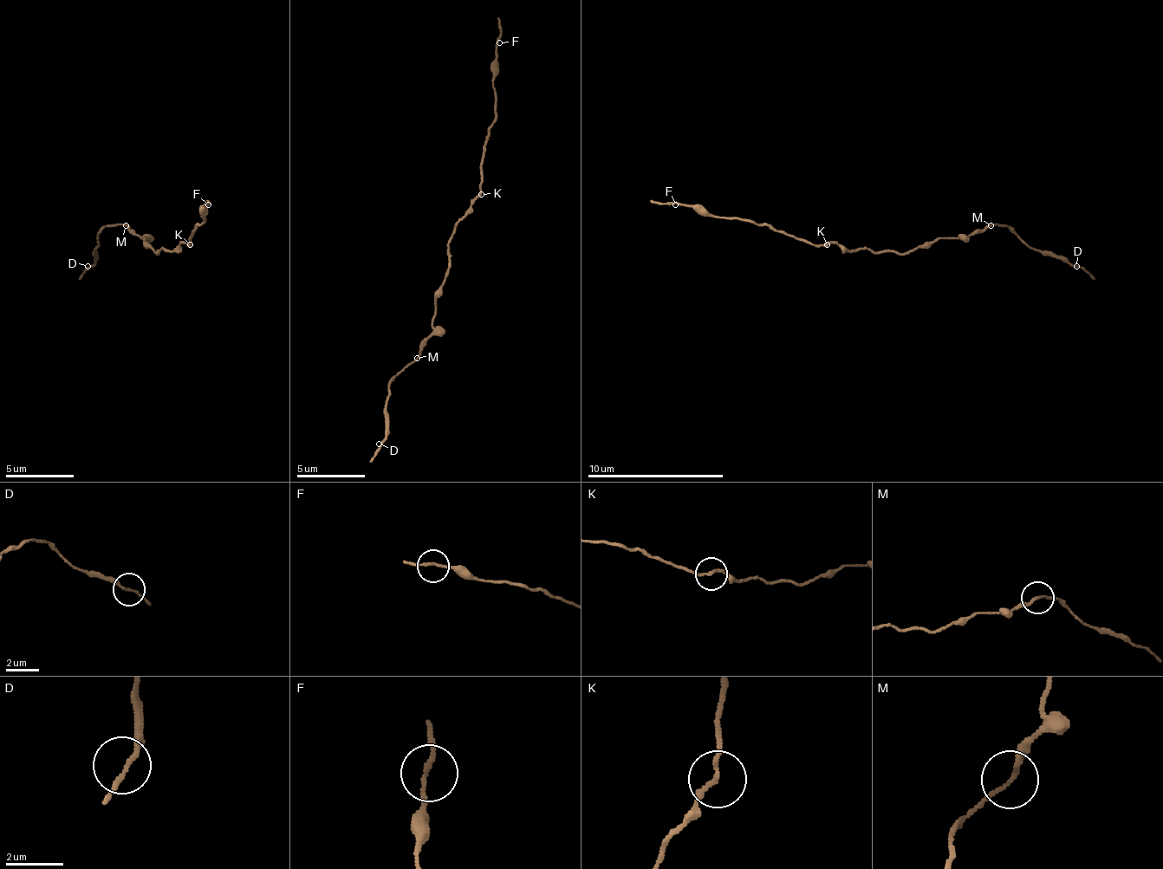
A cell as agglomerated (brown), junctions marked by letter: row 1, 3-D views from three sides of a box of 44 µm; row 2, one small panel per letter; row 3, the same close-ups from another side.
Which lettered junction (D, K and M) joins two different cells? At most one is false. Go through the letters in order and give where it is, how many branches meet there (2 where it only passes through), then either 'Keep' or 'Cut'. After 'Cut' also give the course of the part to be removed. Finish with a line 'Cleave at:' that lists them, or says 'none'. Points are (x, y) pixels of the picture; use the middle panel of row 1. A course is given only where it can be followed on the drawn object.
D: Place: (379, 444). Branches: 2. Keep
K: Place: (481, 194). Branches: 2. Keep
M: Place: (417, 358). Branches: 2. Keep
Cleave at: none

